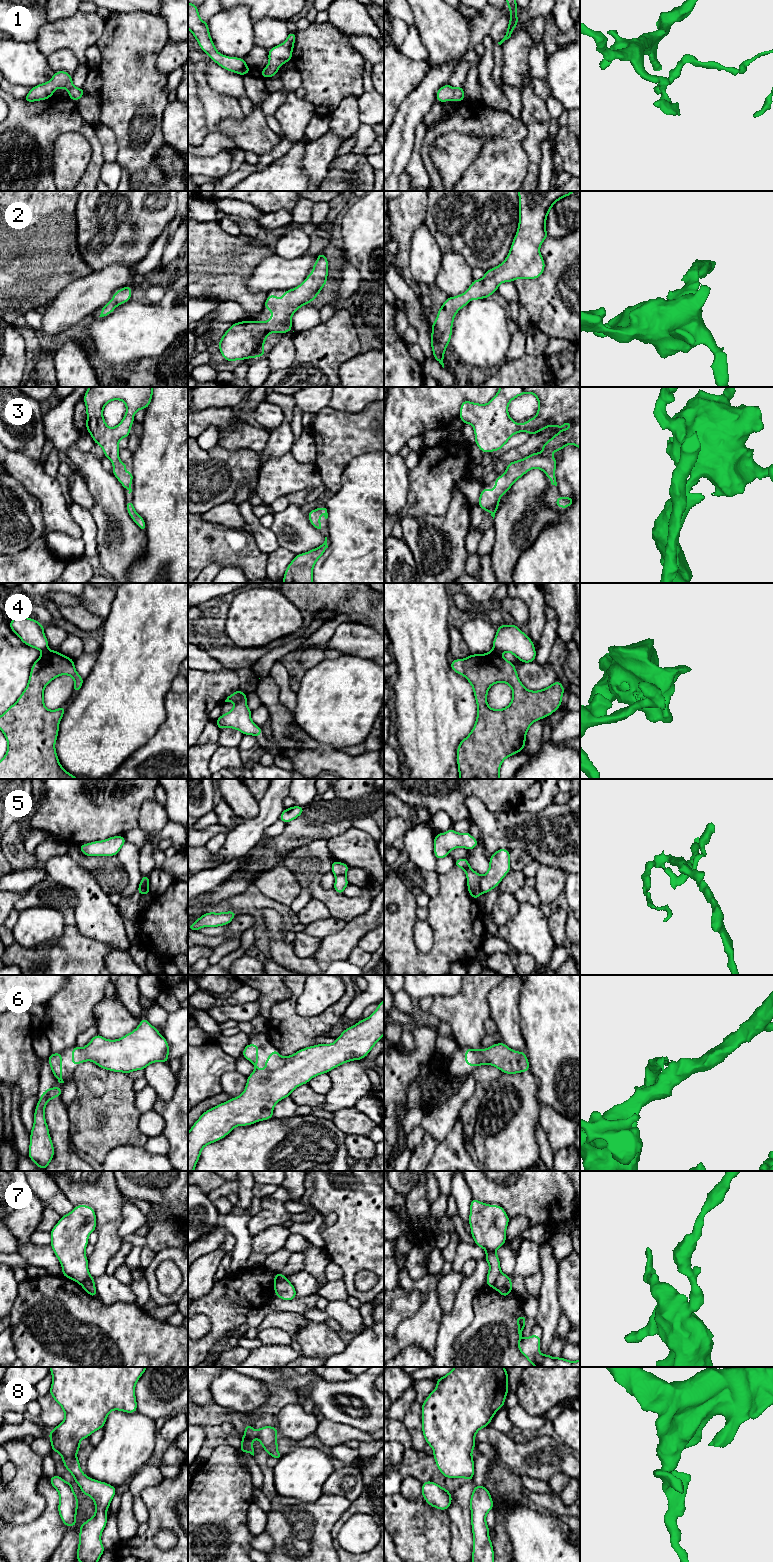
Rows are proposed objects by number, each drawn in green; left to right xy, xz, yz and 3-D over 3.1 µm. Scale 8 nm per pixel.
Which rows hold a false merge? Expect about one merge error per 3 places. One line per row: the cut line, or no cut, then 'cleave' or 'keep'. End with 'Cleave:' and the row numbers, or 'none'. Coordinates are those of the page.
1: cut none; keep
2: cut none; keep
3: cut none; keep
4: cut yz (493, 649), (499, 653); cleave
5: cut xy (147, 876), (140, 884), (141, 890); cleave
6: cut none; keep
7: cut yz (500, 1271), (492, 1286); cleave
8: cut none; keep
Cleave: 4, 5, 7

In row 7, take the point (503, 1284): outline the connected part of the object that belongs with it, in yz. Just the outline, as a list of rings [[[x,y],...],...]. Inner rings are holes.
[[[500,1272],[493,1288],[498,1291],[503,1297],[508,1296],[512,1291],[512,1280],[511,1277]]]

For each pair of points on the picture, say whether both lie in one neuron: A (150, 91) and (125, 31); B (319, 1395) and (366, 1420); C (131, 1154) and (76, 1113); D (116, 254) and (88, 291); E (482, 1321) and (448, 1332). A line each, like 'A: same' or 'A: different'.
A: same
B: same
C: different
D: different
E: different

